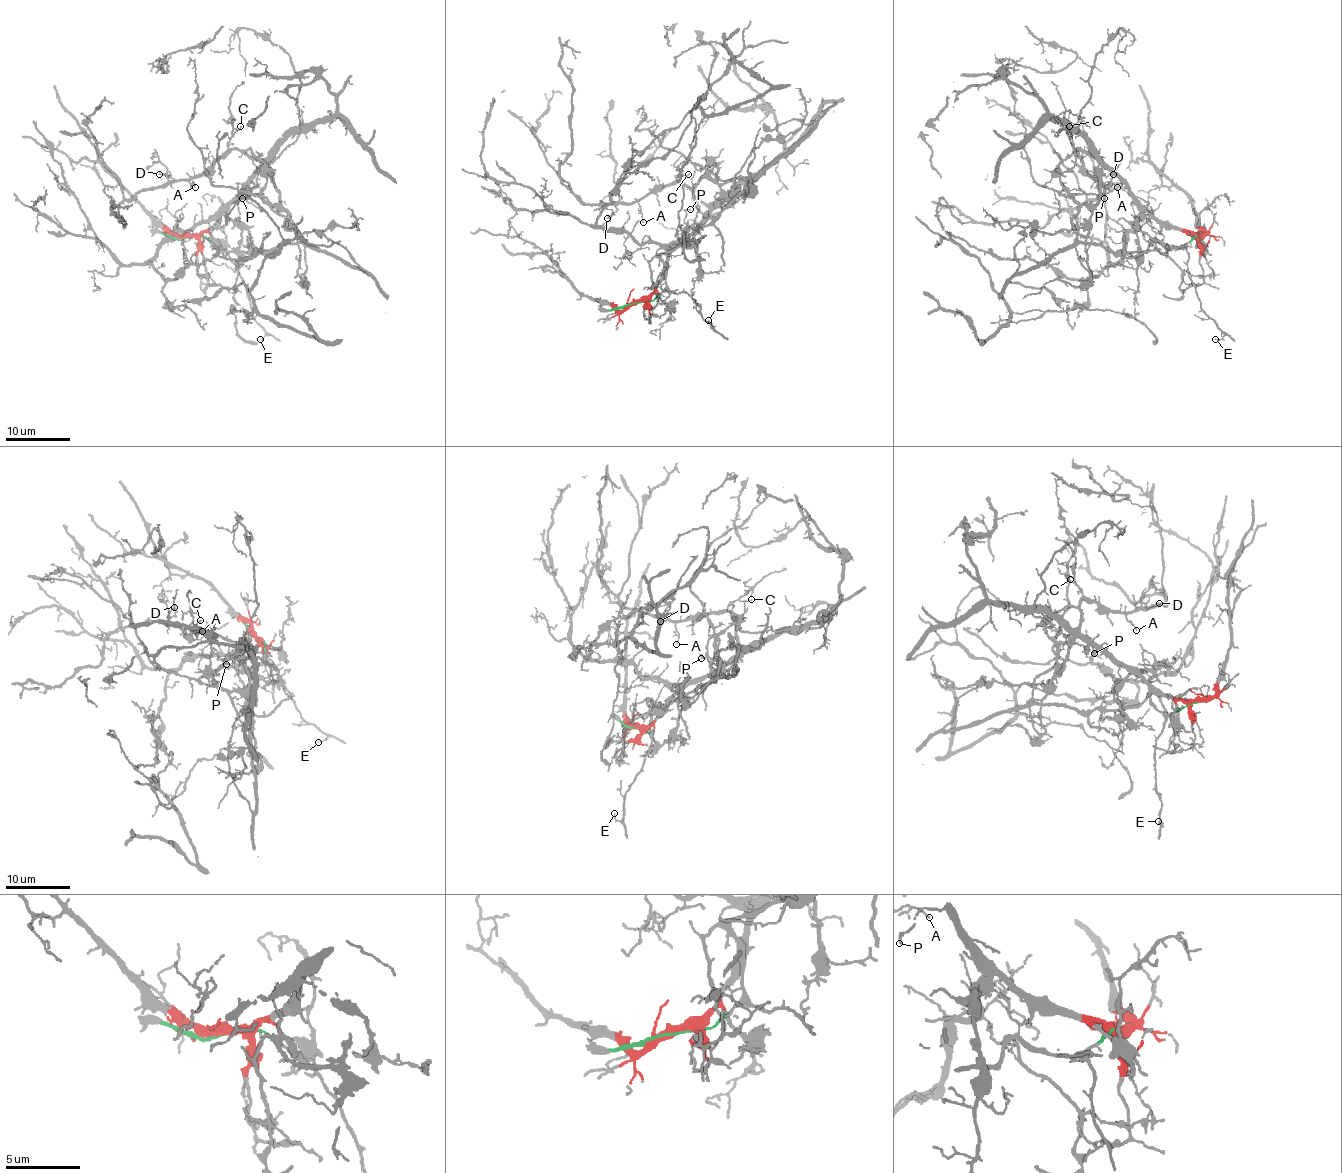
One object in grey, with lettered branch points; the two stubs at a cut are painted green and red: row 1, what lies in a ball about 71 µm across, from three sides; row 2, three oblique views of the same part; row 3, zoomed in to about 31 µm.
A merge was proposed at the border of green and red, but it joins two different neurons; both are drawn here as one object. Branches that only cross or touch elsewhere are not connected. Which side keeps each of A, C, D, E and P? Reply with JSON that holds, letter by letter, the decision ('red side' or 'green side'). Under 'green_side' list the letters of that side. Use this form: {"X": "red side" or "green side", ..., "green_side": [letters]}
{"A": "red side", "C": "red side", "D": "red side", "E": "green side", "P": "red side", "green_side": ["E"]}

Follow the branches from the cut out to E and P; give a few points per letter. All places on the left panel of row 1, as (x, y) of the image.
E: (186, 237), (203, 235), (218, 245), (236, 266), (250, 302), (252, 318), (265, 334), (260, 339)
P: (186, 237), (197, 237), (215, 224), (220, 211), (244, 185), (236, 184), (242, 198)

